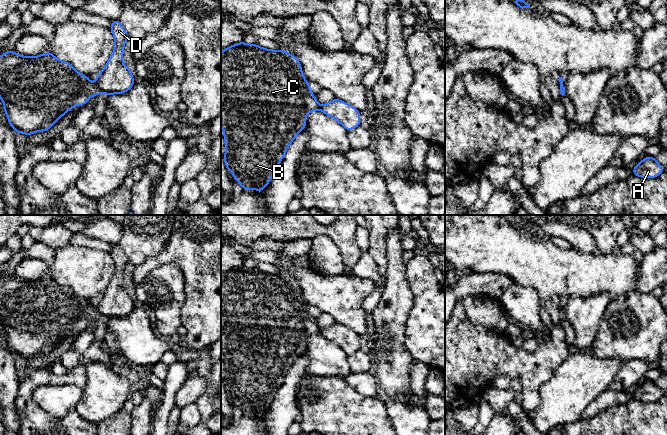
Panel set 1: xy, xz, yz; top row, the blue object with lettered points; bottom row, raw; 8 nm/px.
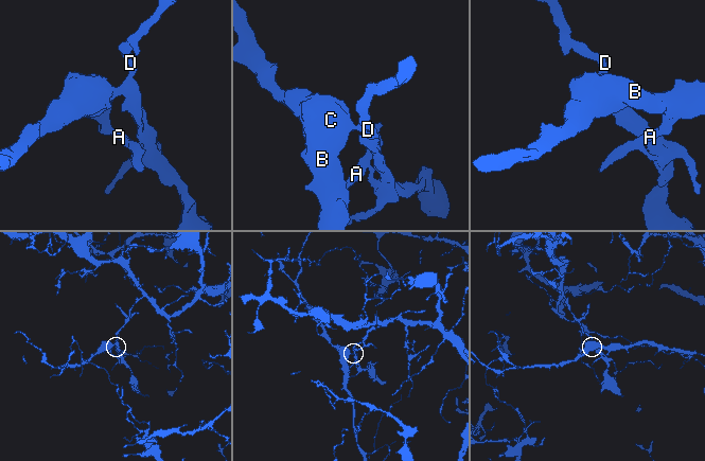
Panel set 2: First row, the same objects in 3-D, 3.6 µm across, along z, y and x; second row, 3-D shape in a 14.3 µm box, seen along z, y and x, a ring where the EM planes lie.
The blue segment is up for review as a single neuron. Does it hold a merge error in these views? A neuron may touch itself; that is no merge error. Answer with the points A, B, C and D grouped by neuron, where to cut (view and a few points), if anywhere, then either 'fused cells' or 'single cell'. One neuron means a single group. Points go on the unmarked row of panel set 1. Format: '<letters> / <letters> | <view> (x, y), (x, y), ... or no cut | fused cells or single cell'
A B C / D | xy (95, 308), (102, 316) | fused cells

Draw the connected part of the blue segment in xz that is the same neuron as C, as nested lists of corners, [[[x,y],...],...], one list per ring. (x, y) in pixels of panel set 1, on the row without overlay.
[[[242,265],[221,276],[221,351],[226,368],[223,380],[227,394],[233,397],[243,414],[262,415],[269,408],[287,372],[306,351],[306,339],[320,334],[309,311],[298,283],[283,273],[269,274]]]

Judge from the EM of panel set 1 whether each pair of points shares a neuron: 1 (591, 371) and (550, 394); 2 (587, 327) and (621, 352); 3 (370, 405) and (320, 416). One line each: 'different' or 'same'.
1: same
2: different
3: same

